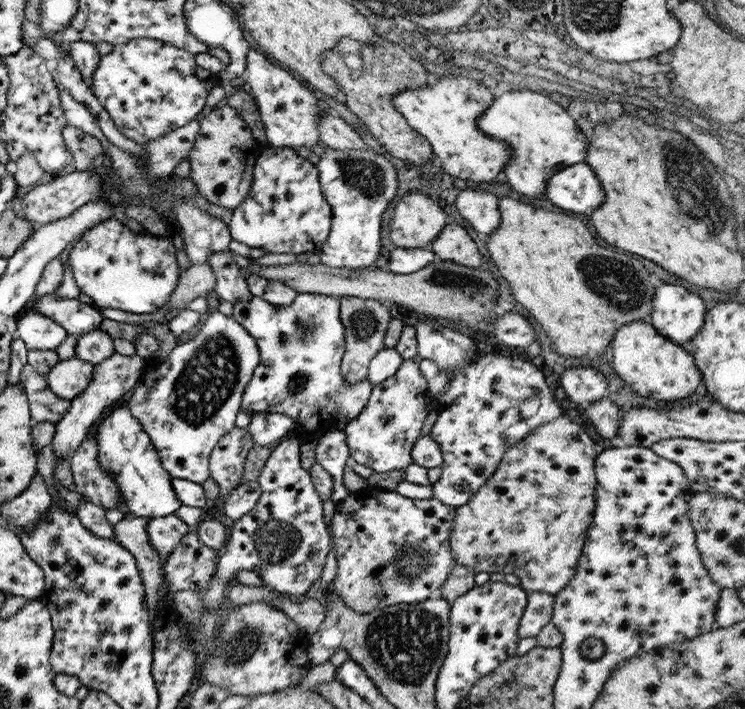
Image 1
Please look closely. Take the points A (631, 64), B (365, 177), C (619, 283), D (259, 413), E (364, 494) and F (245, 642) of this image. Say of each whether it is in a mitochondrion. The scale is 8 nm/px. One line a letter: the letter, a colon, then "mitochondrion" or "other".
A: other
B: mitochondrion
C: mitochondrion
D: other
E: other
F: mitochondrion

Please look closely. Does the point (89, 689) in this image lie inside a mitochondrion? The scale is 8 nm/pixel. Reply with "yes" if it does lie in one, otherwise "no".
no

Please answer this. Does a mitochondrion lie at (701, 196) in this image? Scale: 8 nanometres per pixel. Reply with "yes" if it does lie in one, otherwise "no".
yes

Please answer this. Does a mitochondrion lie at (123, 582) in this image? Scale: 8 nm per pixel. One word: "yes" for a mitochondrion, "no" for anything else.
no

